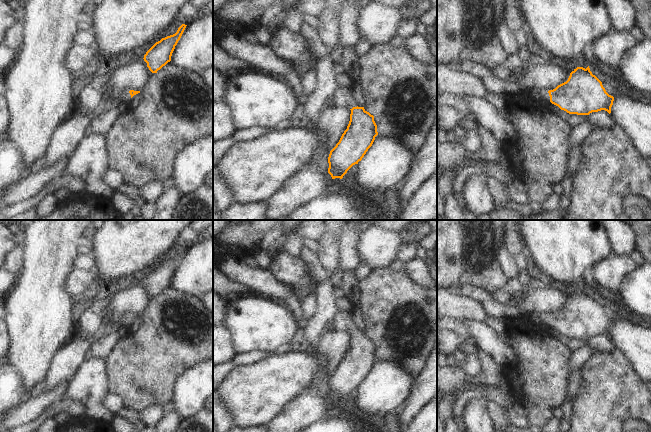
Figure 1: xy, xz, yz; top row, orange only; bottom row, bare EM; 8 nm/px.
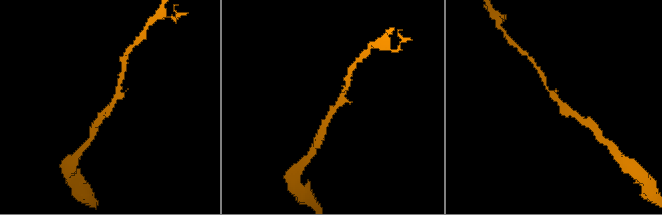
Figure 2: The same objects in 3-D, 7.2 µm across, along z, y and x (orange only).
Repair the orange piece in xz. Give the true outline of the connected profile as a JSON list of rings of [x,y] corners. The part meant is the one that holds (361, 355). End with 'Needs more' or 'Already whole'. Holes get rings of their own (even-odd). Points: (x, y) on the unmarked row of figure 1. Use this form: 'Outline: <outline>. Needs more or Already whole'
Outline: [[[337,309],[329,323],[333,331],[351,334],[347,353],[339,366],[330,375],[328,397],[332,403],[340,402],[355,388],[362,384],[378,359],[374,340],[364,331],[358,331],[351,320],[352,310]]]. Needs more

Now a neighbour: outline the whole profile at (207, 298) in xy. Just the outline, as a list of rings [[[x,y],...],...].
[[[213,289],[205,293],[202,297],[200,297],[200,299],[208,308],[208,310],[213,314]]]

